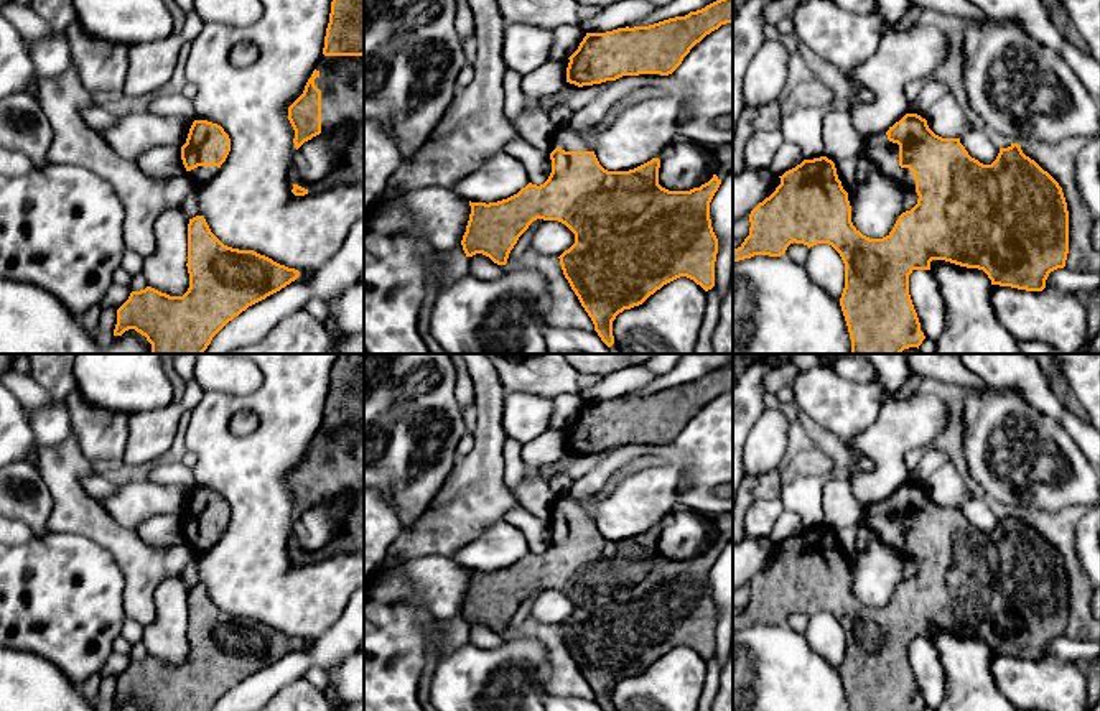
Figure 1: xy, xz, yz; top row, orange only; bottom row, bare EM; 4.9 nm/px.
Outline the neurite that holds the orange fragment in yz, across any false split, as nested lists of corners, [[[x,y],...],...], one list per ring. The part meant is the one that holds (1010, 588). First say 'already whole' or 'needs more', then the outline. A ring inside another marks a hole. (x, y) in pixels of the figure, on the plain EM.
needs more; [[[906,482],[886,502],[868,505],[863,522],[884,543],[919,565],[917,573],[899,584],[886,606],[869,607],[853,594],[848,561],[838,548],[835,532],[820,525],[804,528],[779,545],[781,553],[776,560],[751,579],[749,604],[738,617],[733,617],[733,630],[739,630],[754,624],[781,625],[794,611],[809,617],[817,612],[832,614],[845,632],[845,657],[840,675],[851,711],[922,711],[925,708],[909,663],[909,644],[914,639],[930,639],[932,629],[978,637],[988,644],[991,653],[1026,660],[1042,660],[1049,642],[1065,635],[1069,579],[1062,556],[1023,522],[1021,514],[1011,512],[1008,517],[1000,517],[996,528],[991,533],[983,533],[968,523],[960,507],[942,507],[929,497],[925,487]]]

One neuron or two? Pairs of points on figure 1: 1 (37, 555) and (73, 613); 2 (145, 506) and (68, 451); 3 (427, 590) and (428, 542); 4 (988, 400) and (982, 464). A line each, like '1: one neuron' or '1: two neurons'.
1: one neuron
2: two neurons
3: two neurons
4: one neuron

